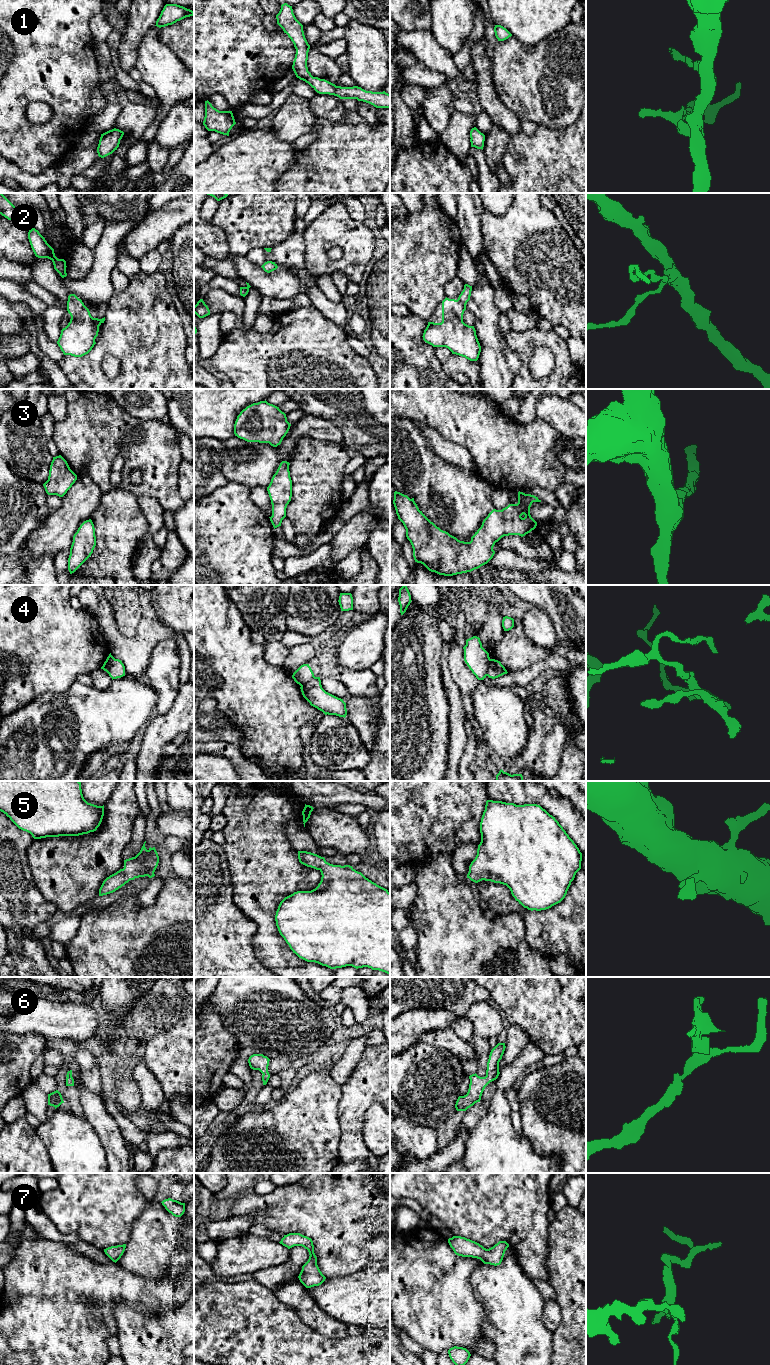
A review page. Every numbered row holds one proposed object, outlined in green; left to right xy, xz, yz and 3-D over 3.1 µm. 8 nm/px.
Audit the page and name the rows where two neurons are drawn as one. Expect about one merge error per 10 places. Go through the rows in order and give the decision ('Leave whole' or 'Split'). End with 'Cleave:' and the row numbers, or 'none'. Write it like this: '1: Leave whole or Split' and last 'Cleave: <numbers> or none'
1: Leave whole
2: Leave whole
3: Leave whole
4: Split
5: Leave whole
6: Leave whole
7: Leave whole
Cleave: 4

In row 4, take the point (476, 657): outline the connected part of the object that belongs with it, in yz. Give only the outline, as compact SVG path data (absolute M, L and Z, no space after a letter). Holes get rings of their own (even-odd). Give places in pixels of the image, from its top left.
M473 636L466 640L464 649L464 661L478 680L484 680L487 676L489 653L482 647L480 638Z

